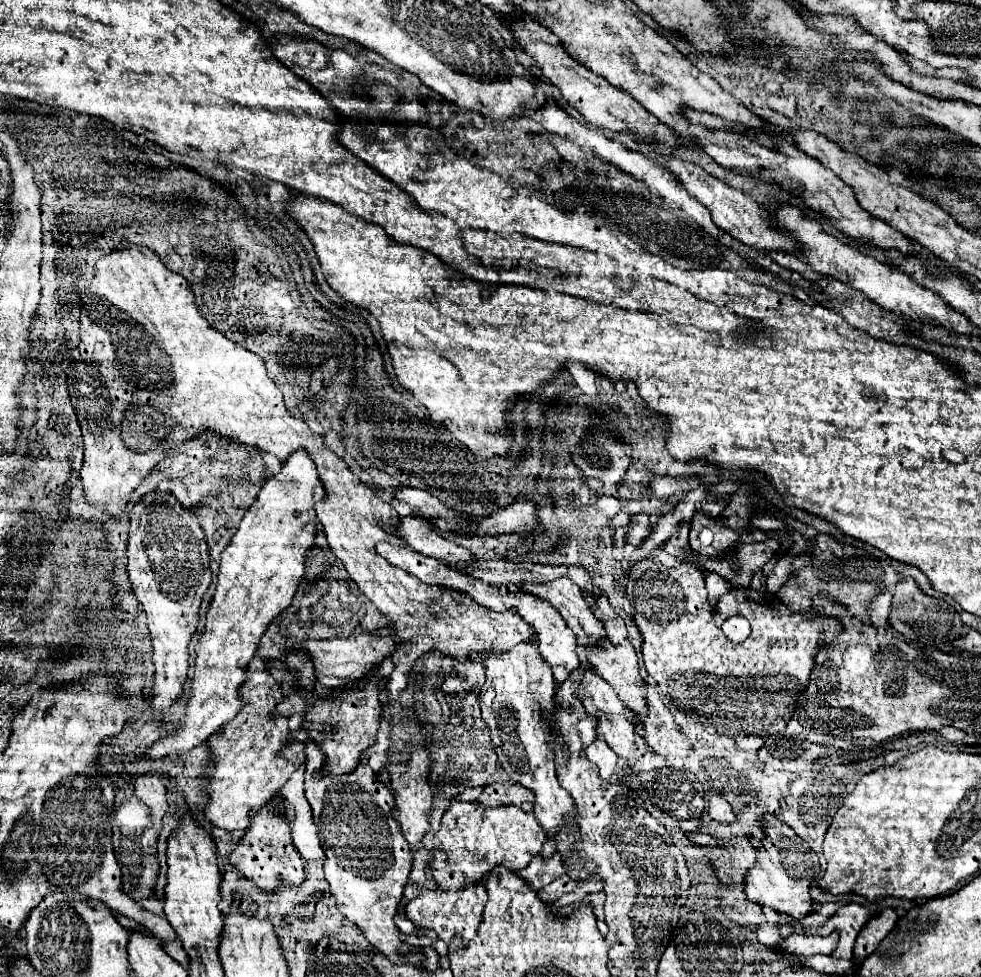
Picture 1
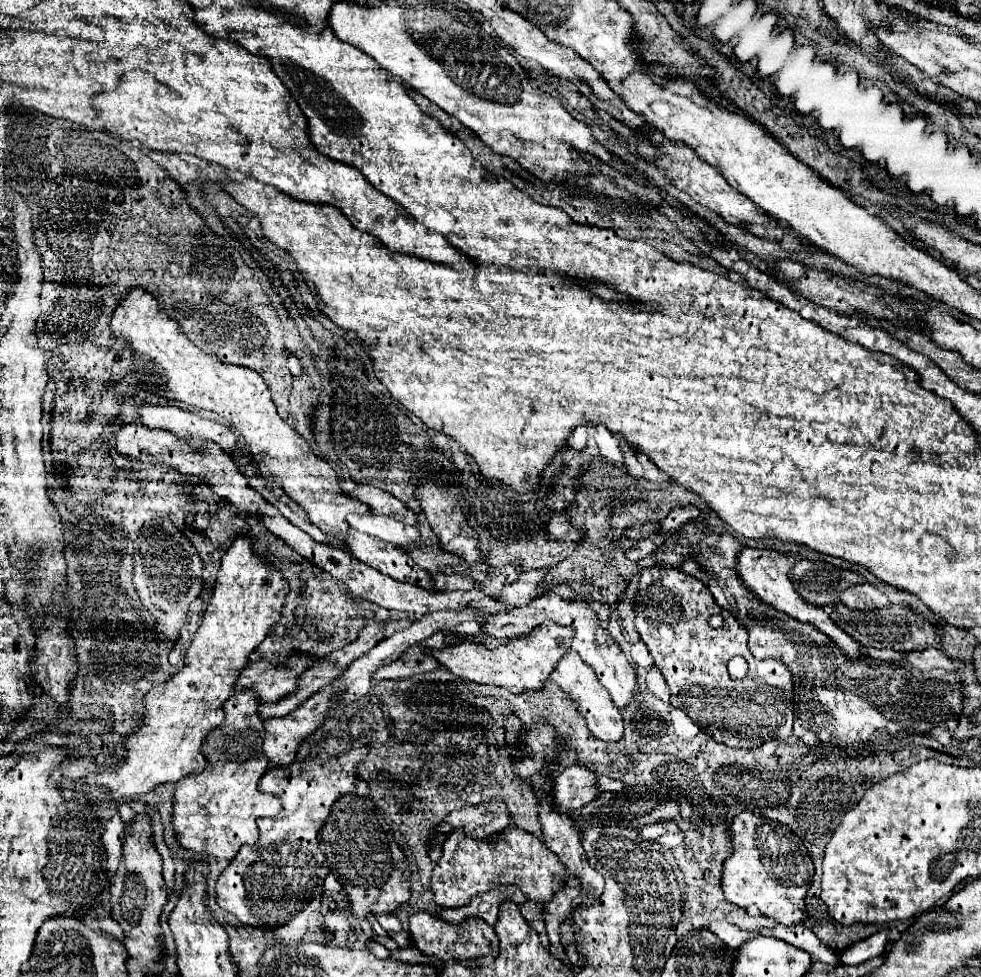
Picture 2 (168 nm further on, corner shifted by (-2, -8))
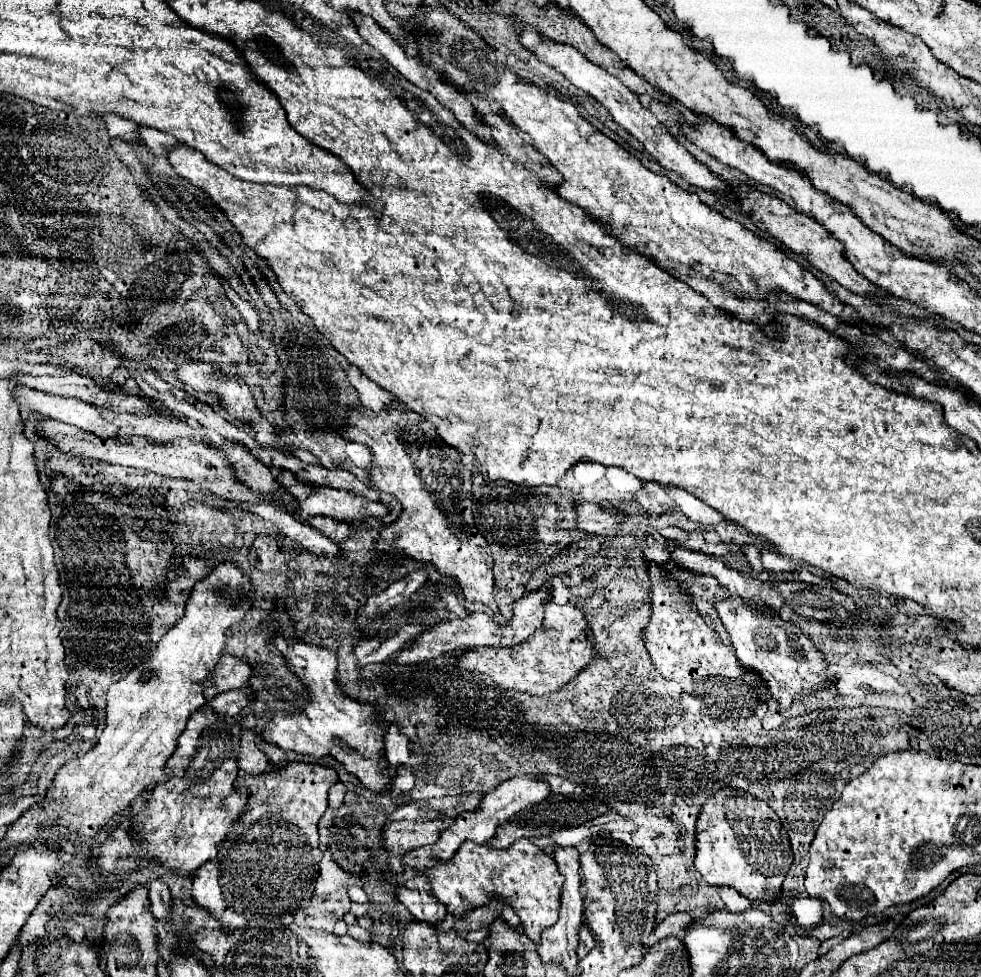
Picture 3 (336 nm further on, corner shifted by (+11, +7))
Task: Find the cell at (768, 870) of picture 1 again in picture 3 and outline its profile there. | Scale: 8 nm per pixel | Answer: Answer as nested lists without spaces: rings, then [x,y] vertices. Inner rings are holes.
[[[719,788],[701,804],[695,826],[695,868],[711,886],[731,886],[753,902],[773,902],[791,862],[791,844],[767,802],[739,788]]]

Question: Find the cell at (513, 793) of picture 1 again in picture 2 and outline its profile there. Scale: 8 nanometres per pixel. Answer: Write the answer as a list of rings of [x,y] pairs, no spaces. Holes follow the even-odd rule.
[[[486,801],[478,805],[466,805],[464,809],[452,811],[438,827],[438,831],[452,833],[458,827],[466,831],[472,839],[484,839],[496,831],[510,827],[512,815],[504,801]]]

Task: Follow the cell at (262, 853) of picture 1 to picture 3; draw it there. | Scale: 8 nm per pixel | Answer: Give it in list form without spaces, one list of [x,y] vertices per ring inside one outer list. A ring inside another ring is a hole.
[[[291,762],[281,770],[265,772],[259,776],[241,776],[235,780],[235,788],[243,786],[249,790],[249,800],[241,816],[229,830],[229,834],[235,834],[229,838],[237,838],[237,842],[227,840],[225,852],[215,860],[209,860],[195,872],[191,890],[193,902],[199,908],[205,908],[213,918],[217,918],[223,932],[233,932],[251,924],[269,924],[283,914],[295,914],[303,900],[313,898],[315,880],[319,876],[319,862],[323,858],[317,824],[327,810],[327,792],[335,782],[337,772],[333,768],[305,762]]]

